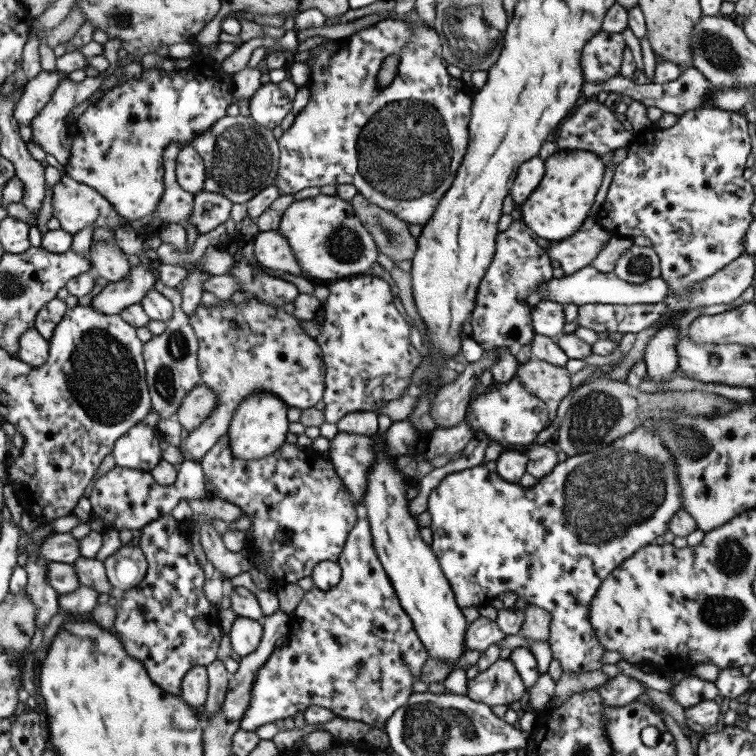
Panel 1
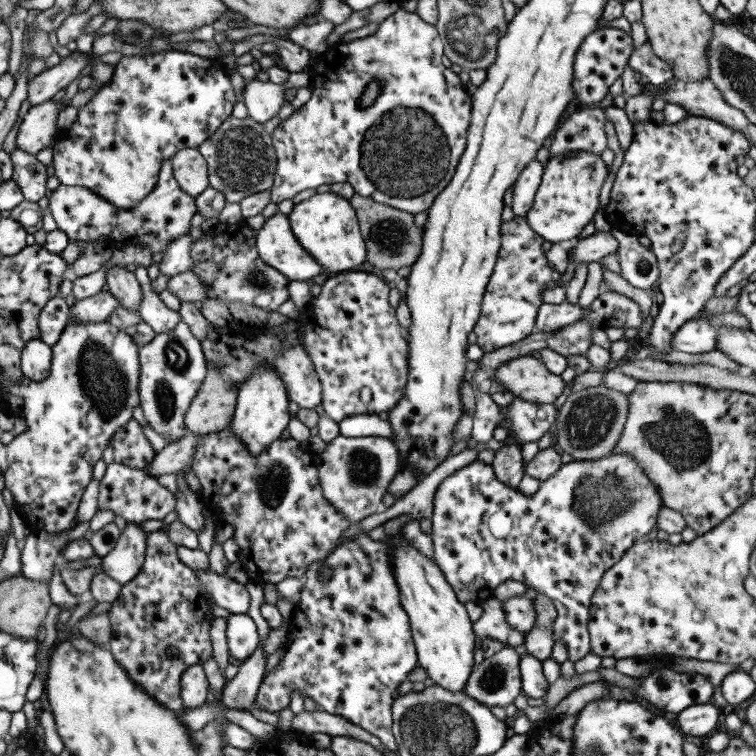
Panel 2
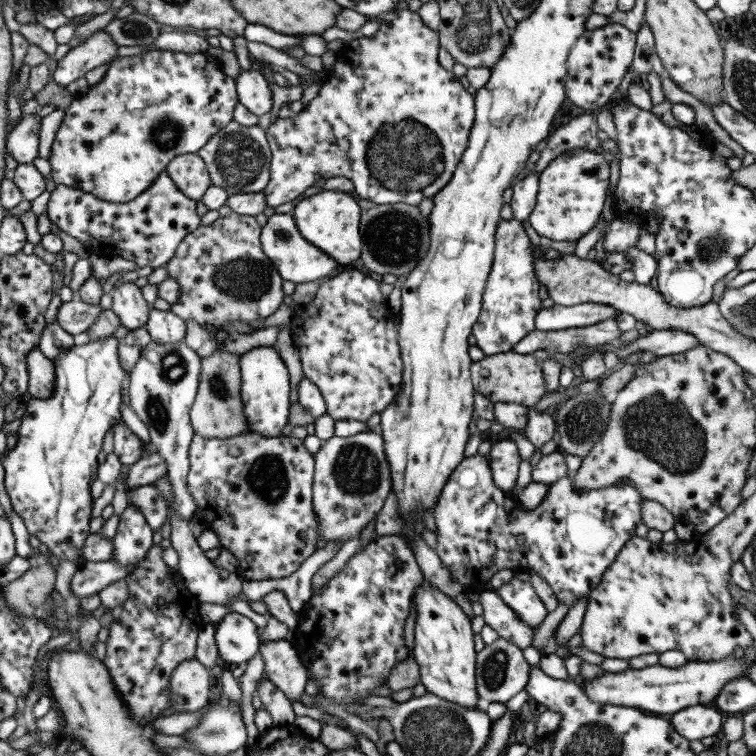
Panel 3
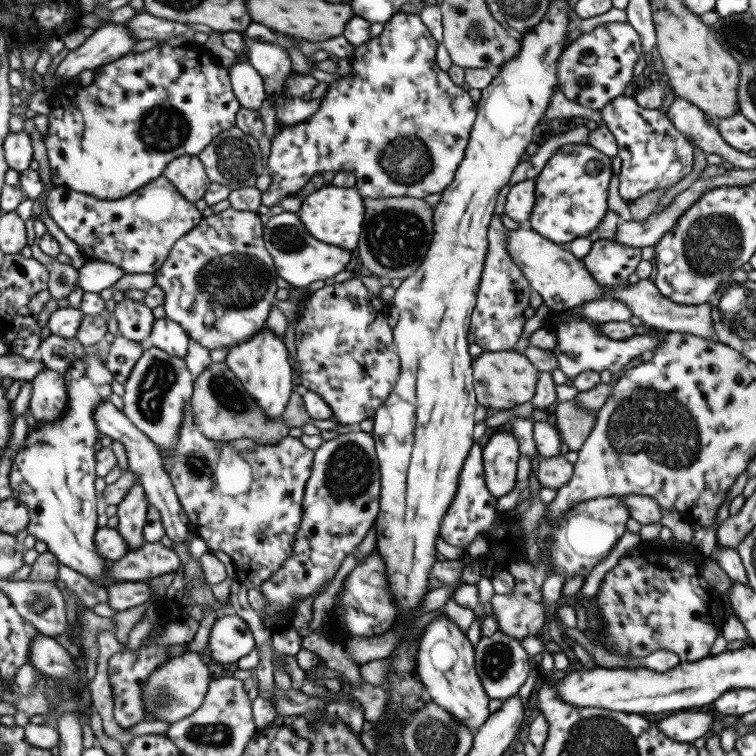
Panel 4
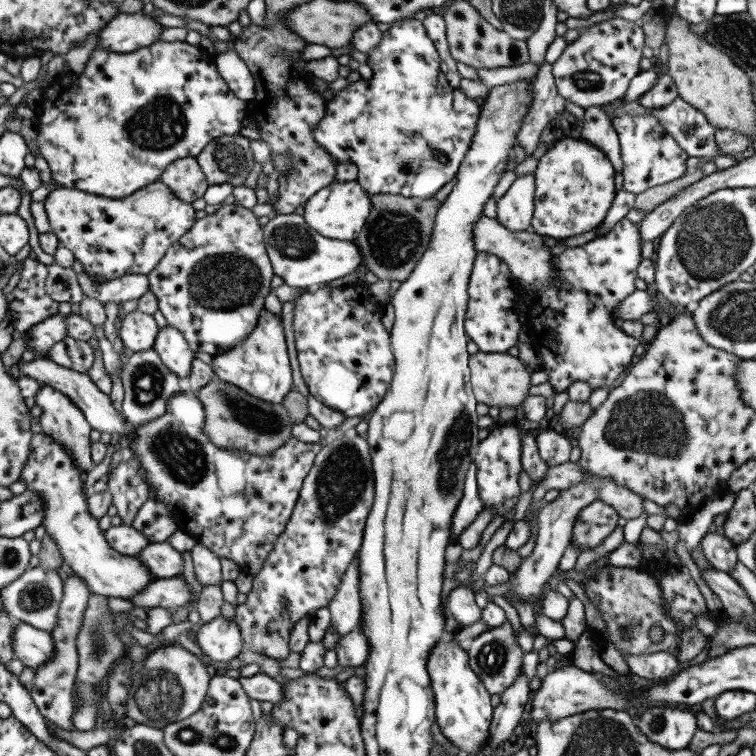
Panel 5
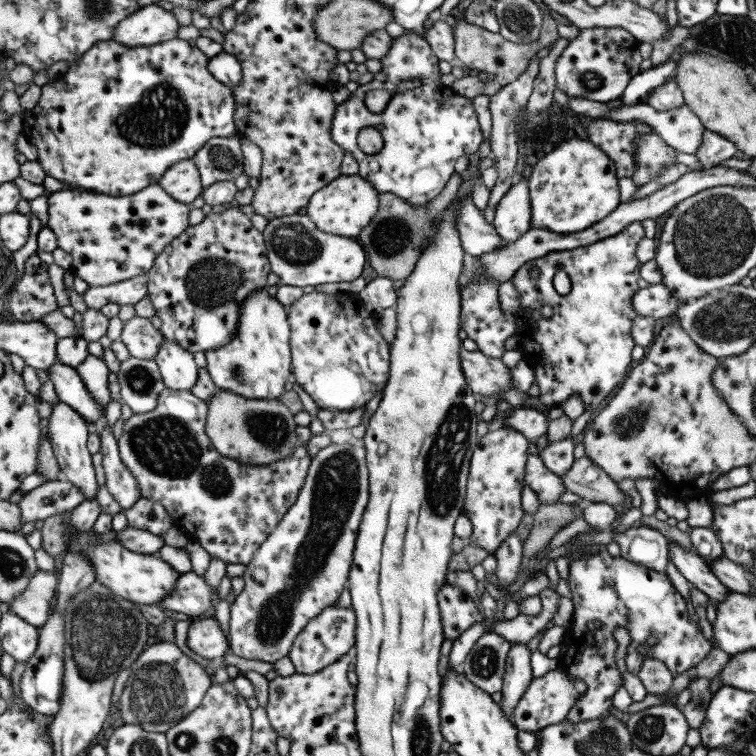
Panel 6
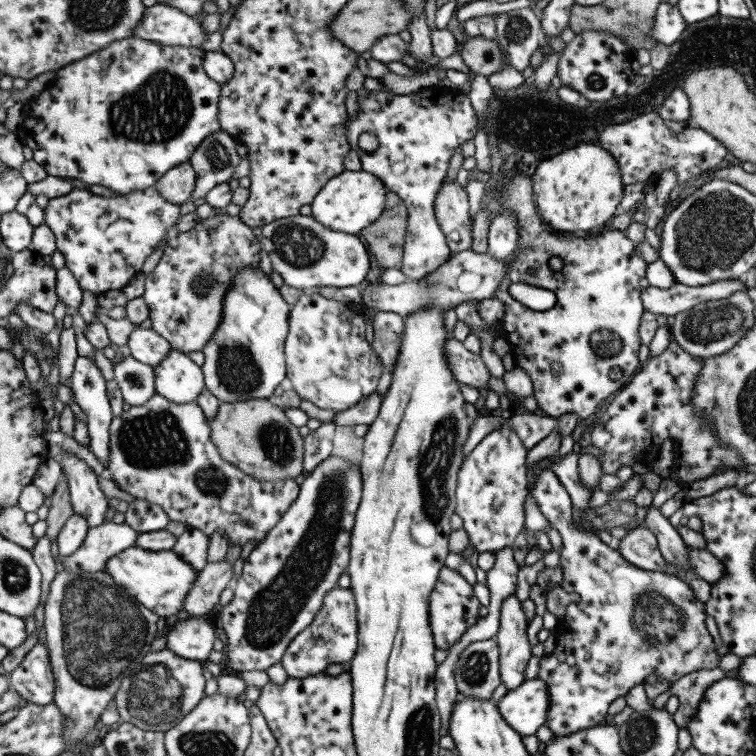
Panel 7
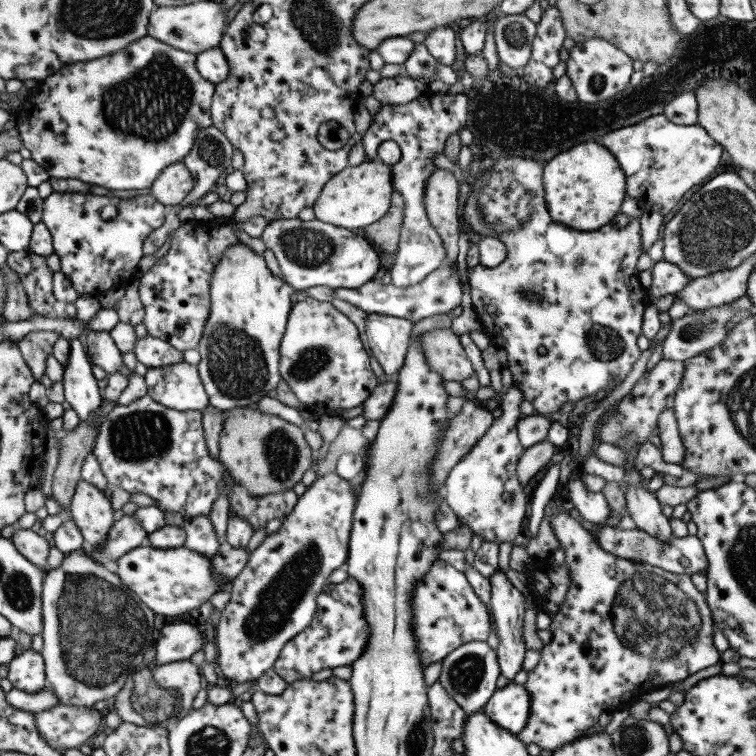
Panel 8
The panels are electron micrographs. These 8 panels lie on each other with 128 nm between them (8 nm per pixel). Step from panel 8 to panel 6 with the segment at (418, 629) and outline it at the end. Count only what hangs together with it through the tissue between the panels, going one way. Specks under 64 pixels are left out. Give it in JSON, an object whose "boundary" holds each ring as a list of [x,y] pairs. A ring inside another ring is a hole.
{"boundary":[[[445,582],[437,594],[439,613],[445,640],[454,640],[470,625],[484,620],[482,614],[458,586]]]}

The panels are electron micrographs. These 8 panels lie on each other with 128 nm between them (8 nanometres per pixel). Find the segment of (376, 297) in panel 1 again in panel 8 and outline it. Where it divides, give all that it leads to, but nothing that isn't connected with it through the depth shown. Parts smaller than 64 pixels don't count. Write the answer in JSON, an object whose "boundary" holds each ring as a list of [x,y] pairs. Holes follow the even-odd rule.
{"boundary":[[[310,296],[292,306],[285,333],[281,338],[279,355],[280,377],[288,383],[295,397],[305,407],[308,406],[308,410],[316,406],[316,410],[341,412],[360,406],[379,384],[370,366],[371,357],[362,345],[356,325],[346,315],[338,312],[332,304],[319,302]]]}

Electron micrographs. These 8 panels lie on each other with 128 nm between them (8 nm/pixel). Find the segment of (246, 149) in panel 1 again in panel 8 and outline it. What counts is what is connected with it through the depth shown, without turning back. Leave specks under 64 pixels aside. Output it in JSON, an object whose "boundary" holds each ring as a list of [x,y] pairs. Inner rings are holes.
{"boundary":[[[206,127],[201,128],[196,135],[195,141],[193,142],[191,151],[183,158],[183,163],[188,167],[188,170],[192,174],[194,179],[194,188],[191,190],[191,193],[181,202],[181,204],[174,204],[174,206],[164,205],[164,222],[158,230],[152,231],[152,234],[144,240],[144,255],[154,255],[157,250],[159,250],[162,245],[168,240],[170,233],[177,230],[182,222],[178,216],[178,212],[182,209],[183,206],[187,204],[194,204],[194,202],[202,198],[218,182],[218,178],[222,174],[227,174],[232,171],[232,143],[226,138],[226,135],[218,130],[216,127]]]}

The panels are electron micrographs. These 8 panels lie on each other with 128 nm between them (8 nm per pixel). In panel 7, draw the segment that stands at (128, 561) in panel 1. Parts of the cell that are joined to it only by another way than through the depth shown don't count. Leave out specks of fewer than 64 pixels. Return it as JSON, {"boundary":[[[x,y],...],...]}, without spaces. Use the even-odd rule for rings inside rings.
{"boundary":[[[78,355],[72,377],[69,381],[69,387],[73,394],[73,402],[80,406],[80,410],[83,410],[86,418],[88,418],[89,448],[104,467],[107,468],[109,428],[114,416],[112,416],[110,401],[108,401],[108,396],[106,395],[106,380],[103,378],[102,372],[96,367],[94,360]]]}

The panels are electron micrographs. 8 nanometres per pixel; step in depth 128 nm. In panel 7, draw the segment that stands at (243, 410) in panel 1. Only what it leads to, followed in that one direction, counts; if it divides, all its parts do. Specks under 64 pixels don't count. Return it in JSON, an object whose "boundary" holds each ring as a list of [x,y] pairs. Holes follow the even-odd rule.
{"boundary":[[[244,268],[224,294],[224,312],[216,332],[202,347],[205,388],[219,402],[268,399],[286,378],[285,338],[291,305],[284,302],[271,278],[260,268]]]}

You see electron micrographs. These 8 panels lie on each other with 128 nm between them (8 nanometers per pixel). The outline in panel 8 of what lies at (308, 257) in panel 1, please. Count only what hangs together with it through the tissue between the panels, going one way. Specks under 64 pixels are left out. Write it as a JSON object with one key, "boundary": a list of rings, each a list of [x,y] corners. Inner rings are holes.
{"boundary":[[[366,160],[358,166],[348,166],[328,181],[312,208],[315,218],[346,230],[365,228],[380,220],[392,204],[395,188],[392,184],[392,169],[381,160]]]}

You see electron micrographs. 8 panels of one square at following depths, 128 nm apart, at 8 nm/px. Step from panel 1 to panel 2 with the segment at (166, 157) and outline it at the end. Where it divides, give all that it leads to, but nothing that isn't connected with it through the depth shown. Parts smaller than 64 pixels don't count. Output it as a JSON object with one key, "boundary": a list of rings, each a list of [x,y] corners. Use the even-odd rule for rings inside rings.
{"boundary":[[[171,159],[162,163],[154,190],[136,206],[124,210],[105,201],[84,186],[59,185],[49,197],[50,214],[68,239],[78,241],[108,241],[120,238],[123,247],[128,245],[149,246],[150,253],[166,253],[172,241],[190,234],[192,216],[197,211],[193,197],[180,188],[173,175]]]}

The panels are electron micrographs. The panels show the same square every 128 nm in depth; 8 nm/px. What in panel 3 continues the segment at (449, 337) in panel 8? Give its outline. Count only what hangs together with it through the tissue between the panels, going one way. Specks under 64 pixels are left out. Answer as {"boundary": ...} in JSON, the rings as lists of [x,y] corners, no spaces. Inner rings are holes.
{"boundary":[[[512,350],[508,352],[485,355],[482,360],[472,362],[470,370],[471,380],[475,390],[486,396],[486,398],[491,400],[492,403],[510,402],[528,408],[534,406],[540,398],[542,398],[542,396],[548,393],[545,387],[546,381],[544,381],[544,372],[542,371],[541,362],[539,362],[532,353],[518,354],[518,352],[514,352]]]}

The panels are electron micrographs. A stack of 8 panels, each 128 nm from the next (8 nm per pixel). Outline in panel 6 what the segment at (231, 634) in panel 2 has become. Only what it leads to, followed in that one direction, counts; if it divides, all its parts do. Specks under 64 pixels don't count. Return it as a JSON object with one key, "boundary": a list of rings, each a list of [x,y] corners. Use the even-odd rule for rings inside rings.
{"boundary":[[[213,615],[190,620],[186,644],[188,648],[204,658],[220,658],[229,647],[229,641]]]}

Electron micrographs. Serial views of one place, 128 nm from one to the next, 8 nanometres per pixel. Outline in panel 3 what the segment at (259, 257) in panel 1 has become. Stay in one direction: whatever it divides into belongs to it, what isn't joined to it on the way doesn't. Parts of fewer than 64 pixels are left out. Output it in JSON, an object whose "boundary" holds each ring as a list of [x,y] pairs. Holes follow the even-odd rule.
{"boundary":[[[274,213],[267,218],[266,224],[262,227],[260,234],[260,244],[262,250],[273,266],[278,270],[280,277],[287,282],[295,284],[312,282],[324,277],[332,278],[341,266],[328,258],[328,254],[324,254],[320,248],[316,248],[314,244],[310,244],[308,240],[300,235],[300,231],[296,228],[294,217],[289,213]]]}

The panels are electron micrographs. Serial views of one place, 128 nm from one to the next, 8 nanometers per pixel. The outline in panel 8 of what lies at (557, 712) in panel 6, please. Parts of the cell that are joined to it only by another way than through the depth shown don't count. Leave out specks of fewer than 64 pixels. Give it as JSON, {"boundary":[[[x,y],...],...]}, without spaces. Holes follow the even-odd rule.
{"boundary":[[[510,682],[496,689],[481,710],[490,717],[490,721],[517,735],[528,724],[530,697],[524,685]]]}

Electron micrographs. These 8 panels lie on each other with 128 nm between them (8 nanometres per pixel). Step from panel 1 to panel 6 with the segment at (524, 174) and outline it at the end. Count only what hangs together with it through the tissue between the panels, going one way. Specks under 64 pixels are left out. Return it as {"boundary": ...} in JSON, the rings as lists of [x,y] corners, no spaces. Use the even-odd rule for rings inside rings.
{"boundary":[[[522,178],[510,187],[495,208],[494,229],[508,245],[519,240],[531,230],[531,202],[527,178]]]}

